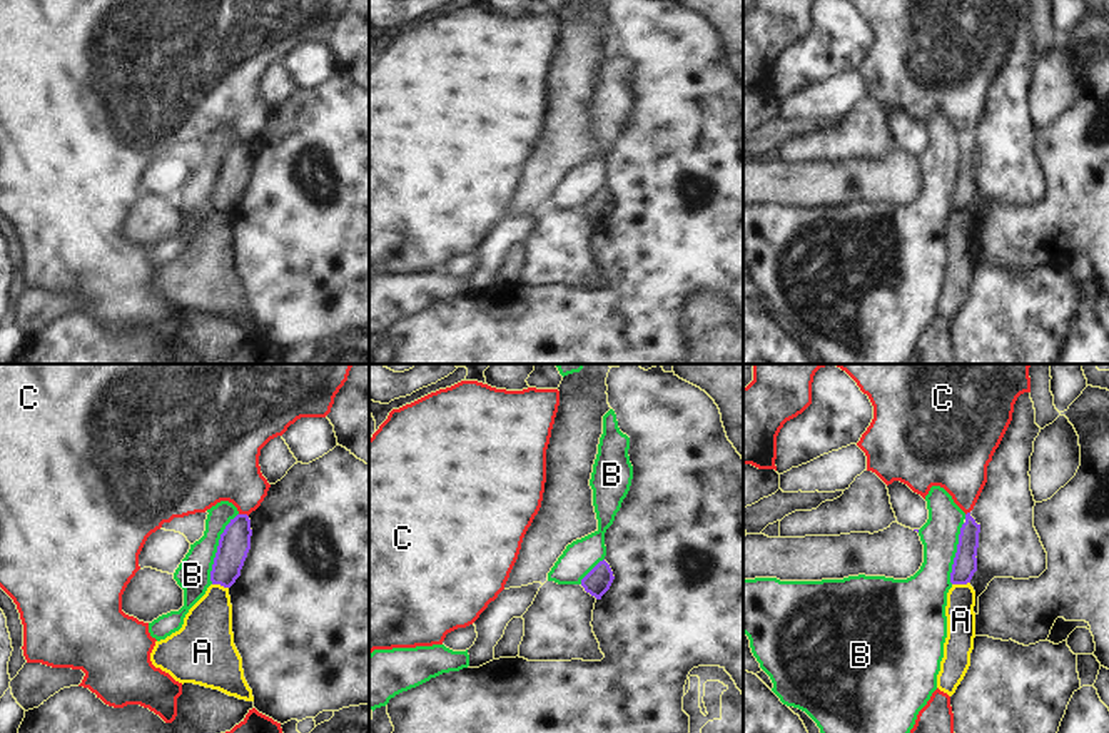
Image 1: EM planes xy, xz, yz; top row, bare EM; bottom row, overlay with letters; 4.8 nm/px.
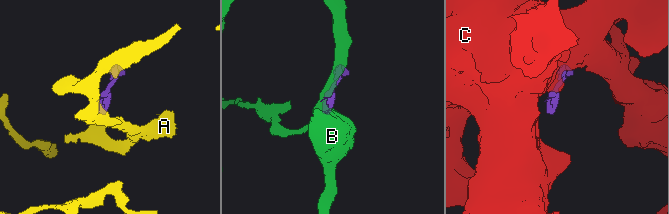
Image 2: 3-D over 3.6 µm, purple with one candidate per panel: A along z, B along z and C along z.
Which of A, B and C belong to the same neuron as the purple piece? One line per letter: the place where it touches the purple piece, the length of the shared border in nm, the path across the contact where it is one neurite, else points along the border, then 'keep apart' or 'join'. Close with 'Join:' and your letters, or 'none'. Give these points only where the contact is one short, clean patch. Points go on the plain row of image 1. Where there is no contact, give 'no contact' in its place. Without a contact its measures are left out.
A: yz (961, 209) | 90 nm | along yz (969, 207), (952, 211) | keep apart
B: xy (217, 174) | 360 nm | along xy (238, 139), (221, 161), (211, 209) | keep apart
C: xy (244, 141) | 50 nm | along xy (239, 139), (248, 142) | keep apart
Join: none

